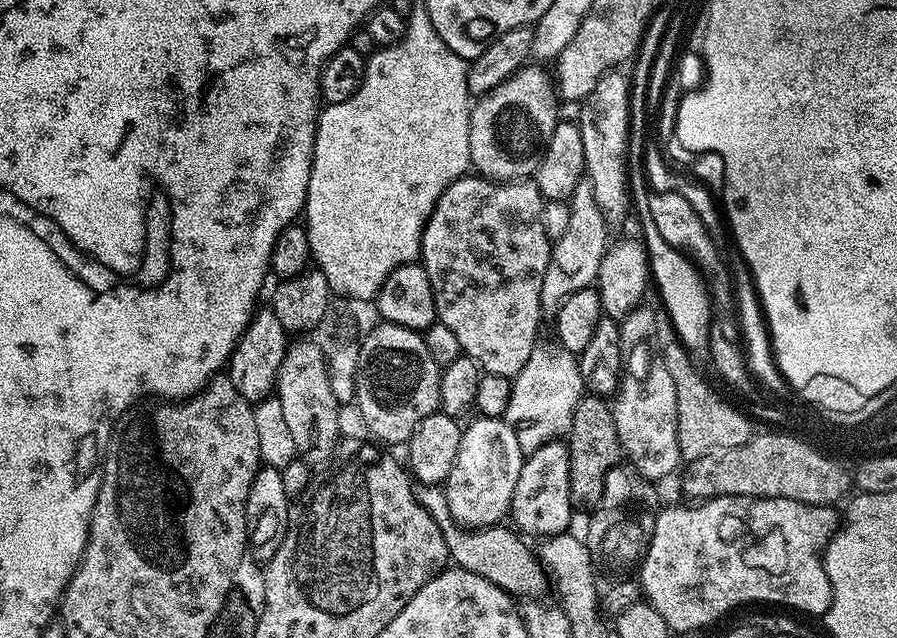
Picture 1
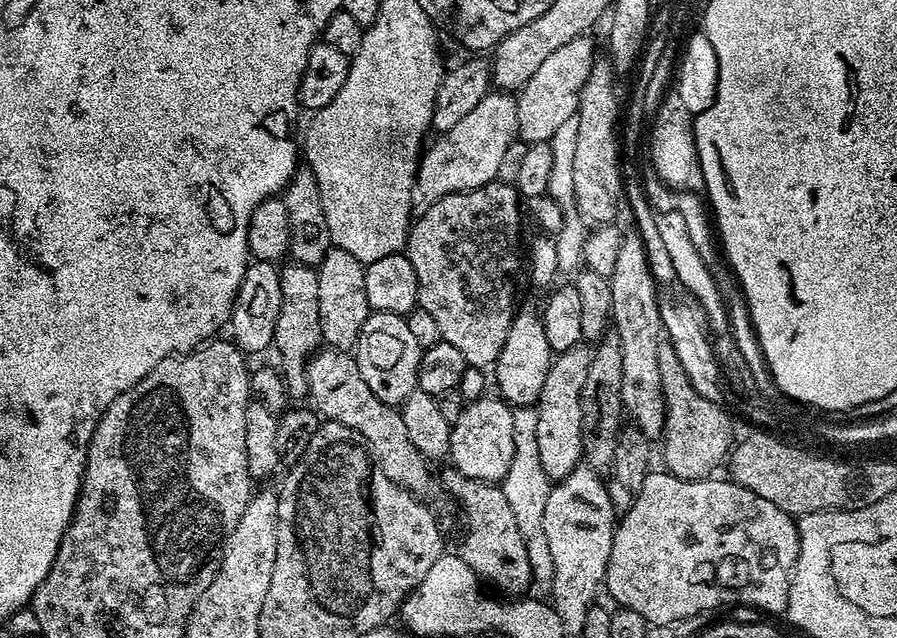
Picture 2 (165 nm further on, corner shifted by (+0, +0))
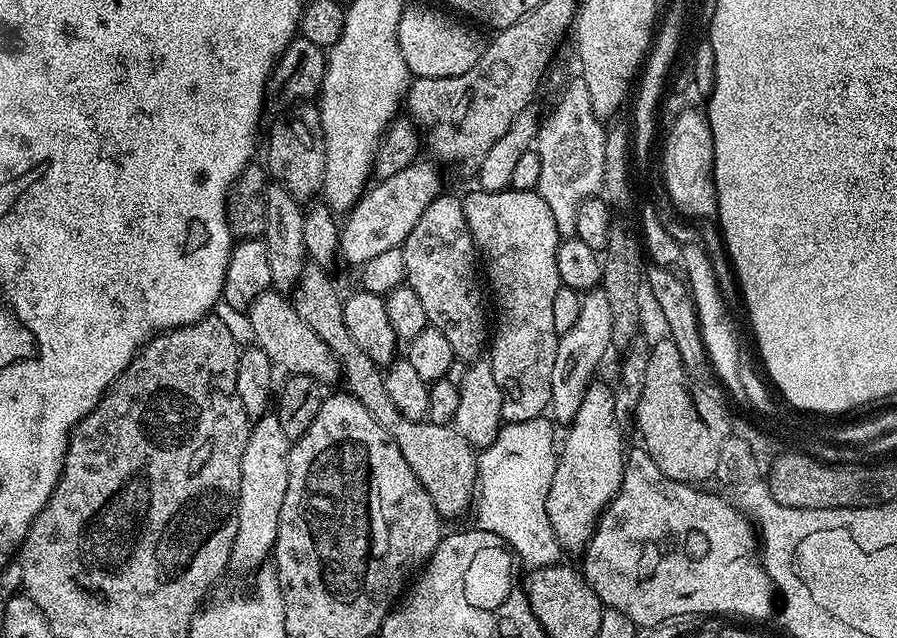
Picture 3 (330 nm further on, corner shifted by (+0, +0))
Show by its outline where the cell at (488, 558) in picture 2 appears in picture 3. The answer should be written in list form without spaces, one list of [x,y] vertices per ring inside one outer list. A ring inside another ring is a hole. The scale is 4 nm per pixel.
[[[305,263],[296,279],[296,287],[290,293],[298,318],[302,318],[302,322],[306,322],[306,326],[310,326],[310,330],[314,330],[314,334],[318,334],[318,338],[330,346],[340,363],[343,387],[351,396],[356,396],[358,402],[370,410],[374,422],[378,422],[378,426],[382,426],[386,434],[394,438],[398,450],[402,450],[402,458],[406,458],[406,466],[414,470],[414,478],[422,482],[426,494],[430,494],[430,502],[434,502],[441,517],[460,516],[467,508],[469,511],[478,492],[477,453],[452,424],[429,424],[427,419],[411,420],[398,411],[394,402],[390,402],[381,365],[373,362],[370,354],[366,354],[366,350],[354,342],[344,321],[344,300],[336,293],[331,278],[324,272],[327,271],[319,264]]]

